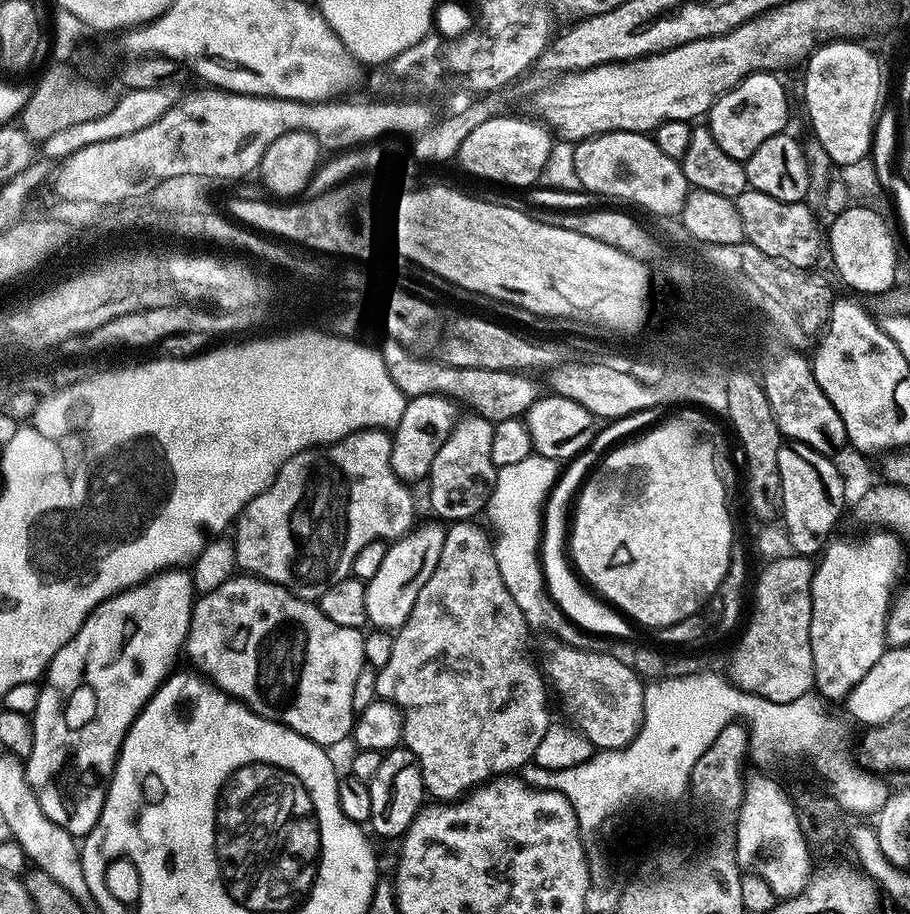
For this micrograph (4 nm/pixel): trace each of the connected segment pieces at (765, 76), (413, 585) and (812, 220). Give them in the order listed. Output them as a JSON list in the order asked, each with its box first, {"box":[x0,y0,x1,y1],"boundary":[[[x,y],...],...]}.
[{"box":[706,70,788,162],"boundary":[[[772,70],[751,72],[738,86],[722,96],[716,97],[711,112],[706,116],[706,127],[714,134],[718,146],[730,154],[730,158],[741,162],[748,160],[766,138],[774,138],[785,131],[788,124],[788,92]]]},{"box":[366,523,446,630],"boundary":[[[435,523],[417,527],[385,547],[378,574],[366,581],[366,614],[368,624],[373,629],[398,630],[406,618],[410,618],[410,610],[414,610],[414,602],[418,599],[418,590],[426,586],[426,578],[434,574],[434,566],[438,566],[438,554],[442,554],[446,528],[443,523]]]},{"box":[735,188,822,268],"boundary":[[[753,188],[746,189],[741,196],[735,197],[738,214],[742,217],[744,239],[751,247],[770,254],[795,268],[813,267],[812,263],[822,252],[822,226],[816,222],[817,215],[804,202],[778,202],[770,194],[762,194]]]}]

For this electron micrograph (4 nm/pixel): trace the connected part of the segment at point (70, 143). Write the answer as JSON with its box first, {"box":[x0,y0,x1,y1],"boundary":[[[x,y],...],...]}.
{"box":[38,83,182,162],"boundary":[[[175,83],[163,84],[154,90],[127,89],[125,96],[116,96],[110,111],[100,118],[93,118],[88,122],[75,123],[74,126],[63,127],[55,131],[50,138],[38,144],[38,152],[41,157],[54,159],[57,162],[69,160],[74,153],[86,146],[94,146],[94,142],[110,142],[110,138],[126,138],[126,134],[138,134],[138,130],[146,130],[150,122],[158,122],[166,110],[170,110],[182,98],[182,92],[176,89]]]}

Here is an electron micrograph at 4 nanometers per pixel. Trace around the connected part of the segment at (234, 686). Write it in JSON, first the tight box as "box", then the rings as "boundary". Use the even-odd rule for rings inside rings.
{"box":[186,574,366,746],"boundary":[[[236,574],[193,603],[186,654],[216,687],[235,696],[253,712],[285,724],[302,734],[302,738],[310,738],[310,742],[329,746],[347,741],[352,734],[354,681],[366,666],[364,638],[361,629],[330,622],[330,618],[322,614],[319,603],[303,600],[281,584],[271,584],[258,576]]]}

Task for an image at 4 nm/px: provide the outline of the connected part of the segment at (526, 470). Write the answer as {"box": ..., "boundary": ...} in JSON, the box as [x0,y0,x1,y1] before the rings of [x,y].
{"box":[486,454,590,648],"boundary":[[[531,454],[517,465],[497,468],[496,485],[492,497],[488,500],[486,516],[492,519],[497,530],[494,551],[498,574],[502,574],[502,582],[506,582],[506,590],[510,590],[514,602],[518,602],[518,610],[522,610],[529,629],[545,628],[546,631],[557,635],[559,643],[586,648],[590,644],[589,633],[576,627],[568,619],[568,615],[552,601],[552,595],[544,583],[544,565],[540,563],[544,505],[549,492],[556,485],[557,475],[557,461],[535,454]]]}

